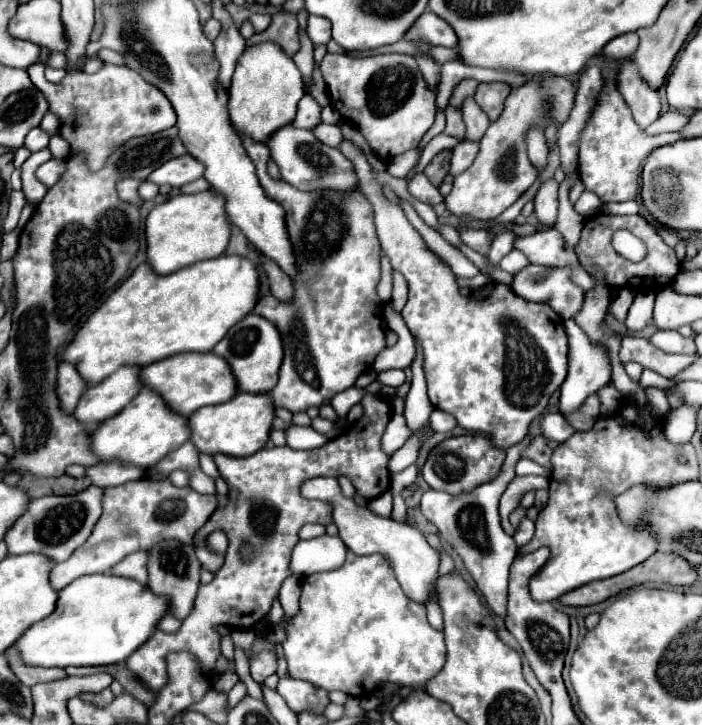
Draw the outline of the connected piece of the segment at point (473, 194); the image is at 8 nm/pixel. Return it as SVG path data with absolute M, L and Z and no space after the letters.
M546 78L540 82L528 82L520 88L514 88L510 92L510 96L506 98L506 108L502 112L502 116L490 124L490 128L486 130L484 138L480 140L480 152L474 160L474 164L464 170L462 174L454 176L454 184L452 184L452 192L444 198L444 204L448 208L450 214L454 216L462 216L462 214L470 214L476 220L490 220L496 218L498 214L502 214L508 206L512 206L534 182L534 166L530 164L528 156L526 156L526 146L524 146L524 134L528 126L540 126L546 128L550 120L560 122L562 116L568 116L574 104L574 84L566 78Z

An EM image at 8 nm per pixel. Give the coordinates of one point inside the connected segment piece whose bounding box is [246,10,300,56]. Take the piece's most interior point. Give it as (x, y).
(283, 29)

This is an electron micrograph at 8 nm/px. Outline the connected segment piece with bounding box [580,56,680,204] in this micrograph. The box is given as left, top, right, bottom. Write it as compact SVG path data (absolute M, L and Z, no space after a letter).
M600 56L594 62L602 70L604 88L598 96L598 102L580 134L580 178L586 190L594 192L604 204L606 202L624 202L634 200L640 188L640 166L648 158L648 154L664 144L672 144L680 140L678 134L658 134L646 136L642 128L636 126L628 104L616 88L616 74L620 72L622 62L618 60L602 60Z

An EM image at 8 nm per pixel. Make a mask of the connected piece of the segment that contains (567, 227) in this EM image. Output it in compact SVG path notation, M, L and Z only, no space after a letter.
M566 176L564 182L560 184L560 192L558 192L560 206L558 206L556 226L554 226L556 230L560 230L566 246L572 250L580 242L580 232L582 232L582 224L584 224L584 218L574 210L574 206L568 200L568 192L574 186L574 182L576 182L576 176Z

